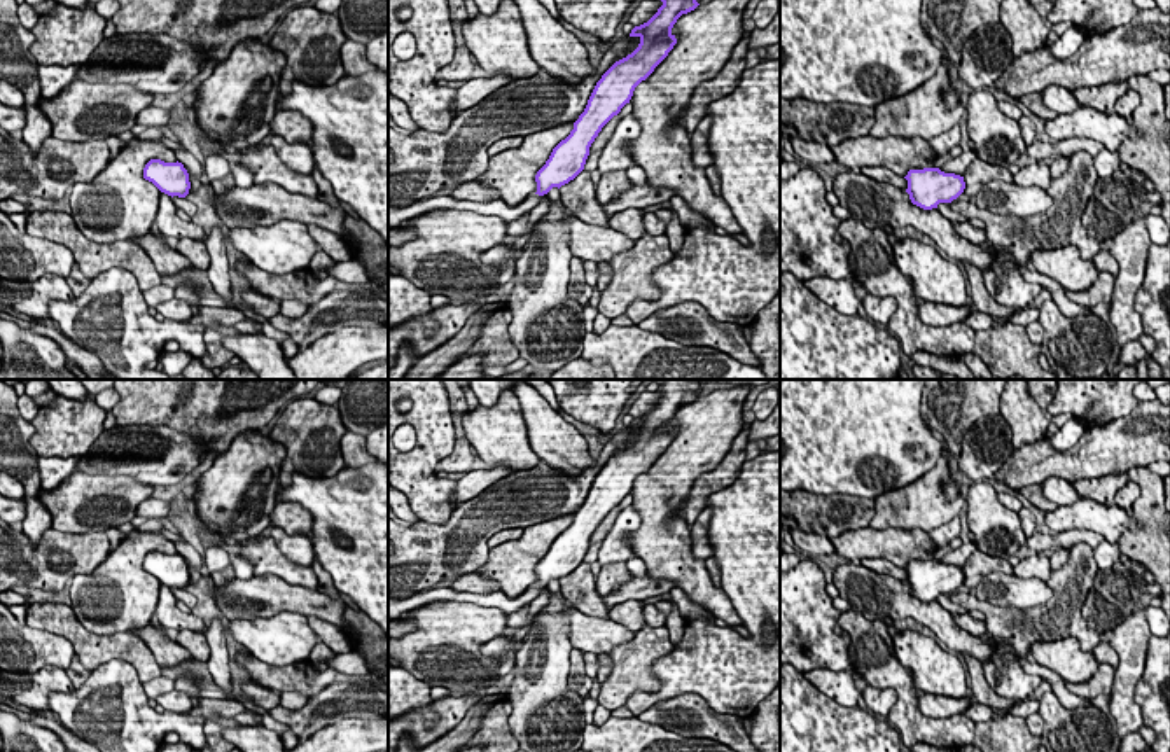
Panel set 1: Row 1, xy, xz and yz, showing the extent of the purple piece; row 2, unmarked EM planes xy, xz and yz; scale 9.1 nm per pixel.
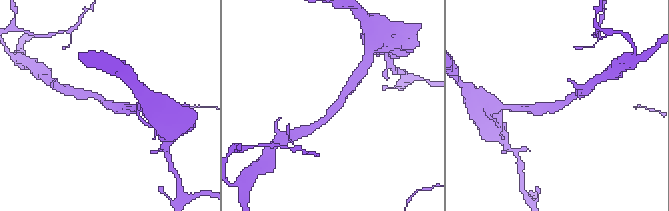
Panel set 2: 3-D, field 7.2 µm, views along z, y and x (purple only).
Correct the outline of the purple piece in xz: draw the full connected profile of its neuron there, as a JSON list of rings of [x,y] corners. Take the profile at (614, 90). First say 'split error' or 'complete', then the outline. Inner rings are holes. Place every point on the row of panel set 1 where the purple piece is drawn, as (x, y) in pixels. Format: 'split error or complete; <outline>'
complete; [[[661,0],[663,5],[644,24],[635,26],[630,37],[638,37],[638,47],[616,61],[596,82],[584,112],[574,122],[570,135],[551,152],[537,171],[537,192],[547,194],[574,180],[586,164],[589,147],[602,128],[630,103],[635,87],[645,80],[677,44],[672,33],[682,14],[694,10],[696,0]]]

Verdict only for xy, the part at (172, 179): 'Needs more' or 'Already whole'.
Already whole

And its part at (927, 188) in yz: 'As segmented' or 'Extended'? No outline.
As segmented

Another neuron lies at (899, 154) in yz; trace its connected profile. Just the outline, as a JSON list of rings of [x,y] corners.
[[[871,135],[846,138],[831,147],[838,170],[853,168],[888,168],[895,175],[906,177],[909,170],[934,168],[936,152],[930,143],[920,136],[874,138]]]

